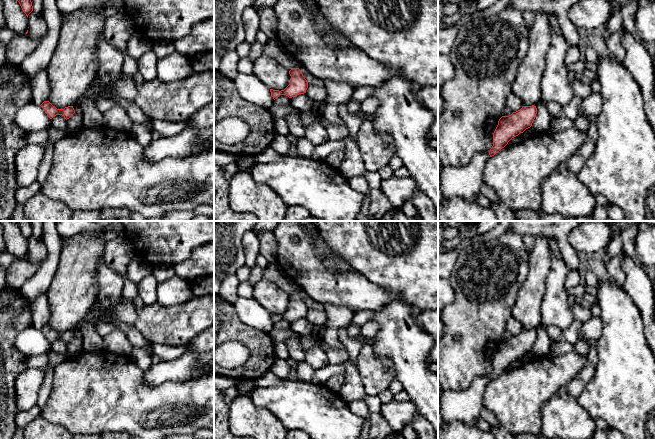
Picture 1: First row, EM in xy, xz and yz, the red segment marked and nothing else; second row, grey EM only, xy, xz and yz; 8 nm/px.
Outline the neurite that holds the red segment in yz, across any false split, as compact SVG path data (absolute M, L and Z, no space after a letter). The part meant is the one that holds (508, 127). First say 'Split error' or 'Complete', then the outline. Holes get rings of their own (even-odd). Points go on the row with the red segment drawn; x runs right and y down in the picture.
Complete. M523 106L509 116L502 116L493 133L493 146L489 151L490 157L504 148L508 142L532 126L536 117L536 106Z

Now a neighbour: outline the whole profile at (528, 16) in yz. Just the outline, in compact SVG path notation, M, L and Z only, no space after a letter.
M525 11L523 12L523 17L524 17L526 26L530 28L534 24L535 13L532 11Z

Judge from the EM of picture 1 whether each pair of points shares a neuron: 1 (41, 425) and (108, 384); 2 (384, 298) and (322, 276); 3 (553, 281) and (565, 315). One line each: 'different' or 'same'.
1: different
2: same
3: same

